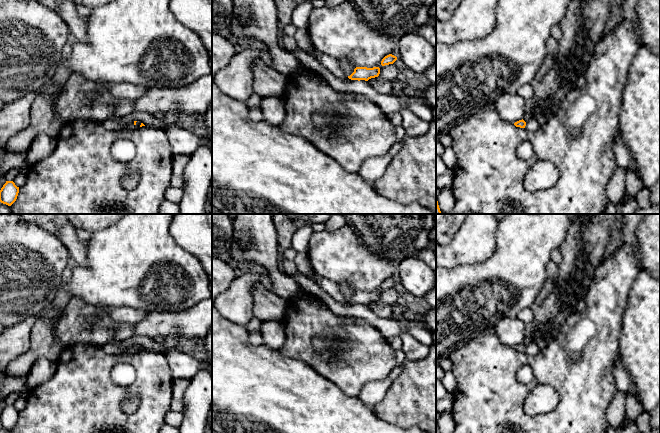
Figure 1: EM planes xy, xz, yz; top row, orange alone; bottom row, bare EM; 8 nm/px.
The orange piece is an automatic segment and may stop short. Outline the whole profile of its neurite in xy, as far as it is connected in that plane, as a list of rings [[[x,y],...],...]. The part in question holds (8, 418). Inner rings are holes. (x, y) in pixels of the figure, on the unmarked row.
[[[6,405],[0,414],[0,426],[11,430],[17,423],[19,411],[13,405]]]

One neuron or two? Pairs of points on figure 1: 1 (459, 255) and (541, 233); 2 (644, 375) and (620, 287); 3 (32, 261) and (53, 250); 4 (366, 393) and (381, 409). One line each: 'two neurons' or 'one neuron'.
1: two neurons
2: two neurons
3: one neuron
4: two neurons

